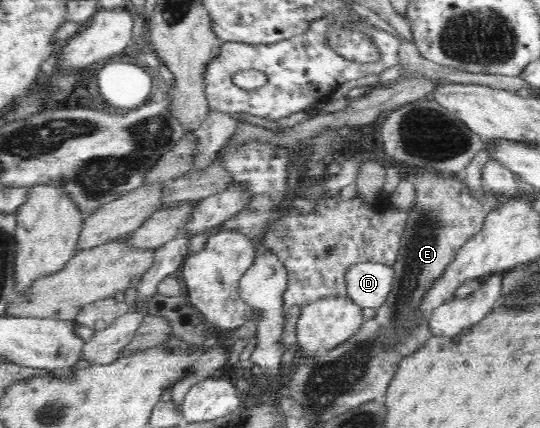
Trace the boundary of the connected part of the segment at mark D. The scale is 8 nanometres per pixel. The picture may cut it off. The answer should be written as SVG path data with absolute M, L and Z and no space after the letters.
M374 261L356 263L345 273L347 297L362 308L376 310L391 292L394 277L393 266Z

